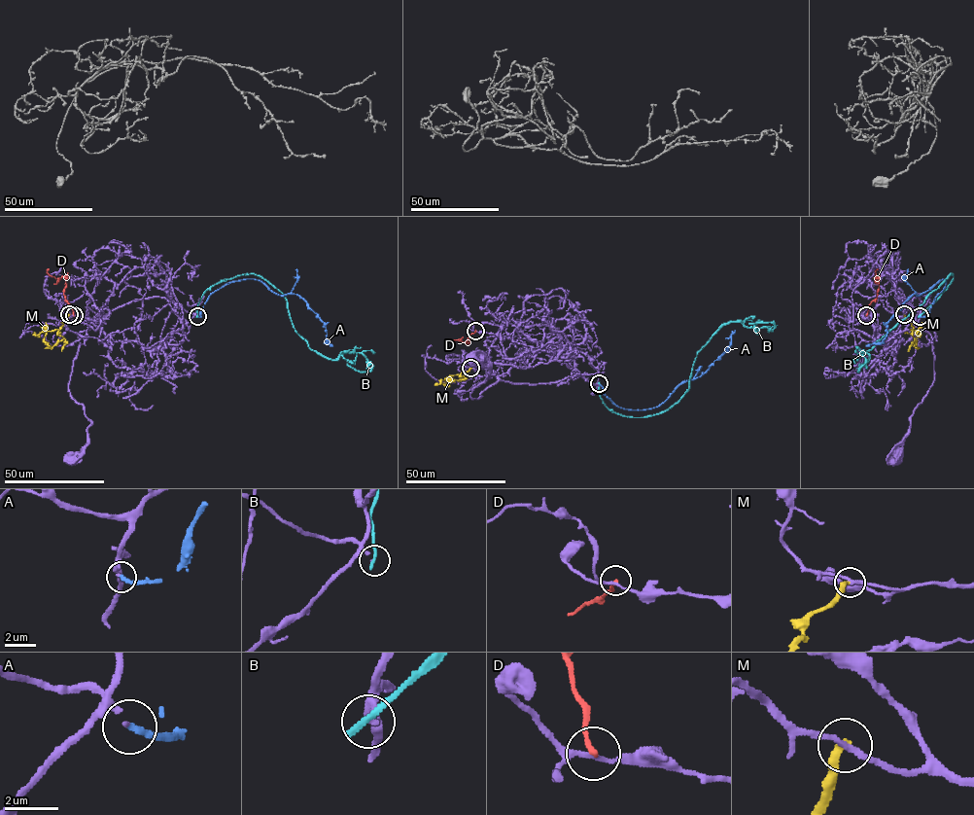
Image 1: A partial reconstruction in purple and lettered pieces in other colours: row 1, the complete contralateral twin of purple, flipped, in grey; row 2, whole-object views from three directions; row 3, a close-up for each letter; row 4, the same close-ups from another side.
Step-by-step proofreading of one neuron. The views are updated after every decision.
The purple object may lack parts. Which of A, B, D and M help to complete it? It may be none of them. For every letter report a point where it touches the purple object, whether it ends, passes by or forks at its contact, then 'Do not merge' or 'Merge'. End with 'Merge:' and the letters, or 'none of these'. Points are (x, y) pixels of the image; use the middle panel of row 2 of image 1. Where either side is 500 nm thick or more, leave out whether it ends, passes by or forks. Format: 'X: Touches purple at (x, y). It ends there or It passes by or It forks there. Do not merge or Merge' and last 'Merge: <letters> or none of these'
A: Touches purple at (599, 384). It ends there. Merge
B: Touches purple at (599, 383). It ends there. Do not merge
D: Touches purple at (475, 331). It ends there. Do not merge
M: Touches purple at (470, 368). It ends there. Do not merge
Merge: A

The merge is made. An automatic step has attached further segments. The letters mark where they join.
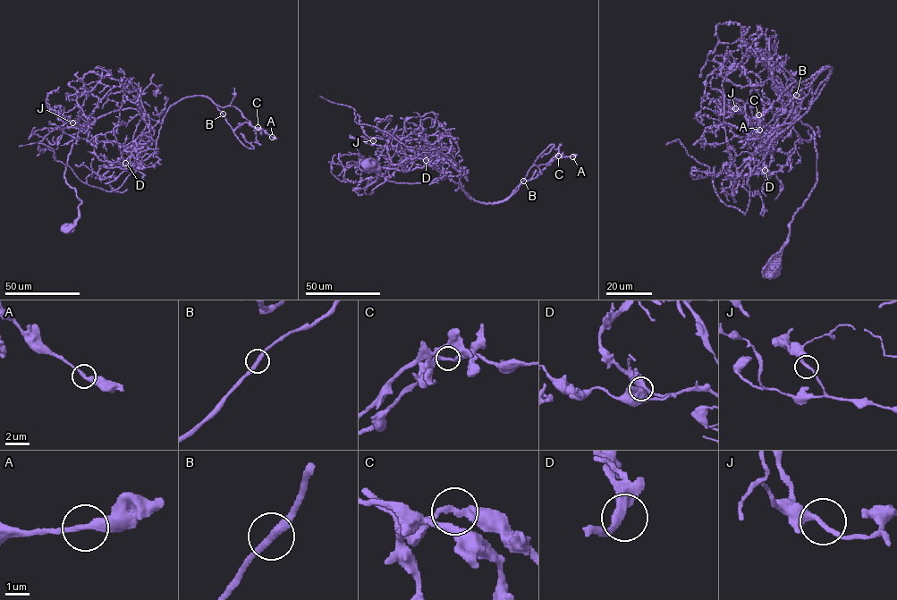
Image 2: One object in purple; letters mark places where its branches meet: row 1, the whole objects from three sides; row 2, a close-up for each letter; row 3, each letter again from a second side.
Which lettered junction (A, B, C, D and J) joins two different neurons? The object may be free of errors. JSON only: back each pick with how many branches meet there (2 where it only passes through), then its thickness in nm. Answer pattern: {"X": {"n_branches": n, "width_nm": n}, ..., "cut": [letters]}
{"C": {"n_branches": 2, "width_nm": 260}, "cut": ["C"]}

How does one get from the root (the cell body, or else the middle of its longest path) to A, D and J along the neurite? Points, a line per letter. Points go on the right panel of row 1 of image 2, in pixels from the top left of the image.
A: (773, 272), (816, 181), (813, 130), (778, 108), (781, 136), (749, 164), (830, 67), (758, 130)
D: (773, 272), (792, 215), (816, 180), (815, 133), (796, 114), (776, 111), (781, 136), (768, 146), (765, 170)
J: (773, 272), (792, 215), (816, 181), (815, 133), (778, 108), (778, 135), (756, 138), (749, 117), (735, 108)

